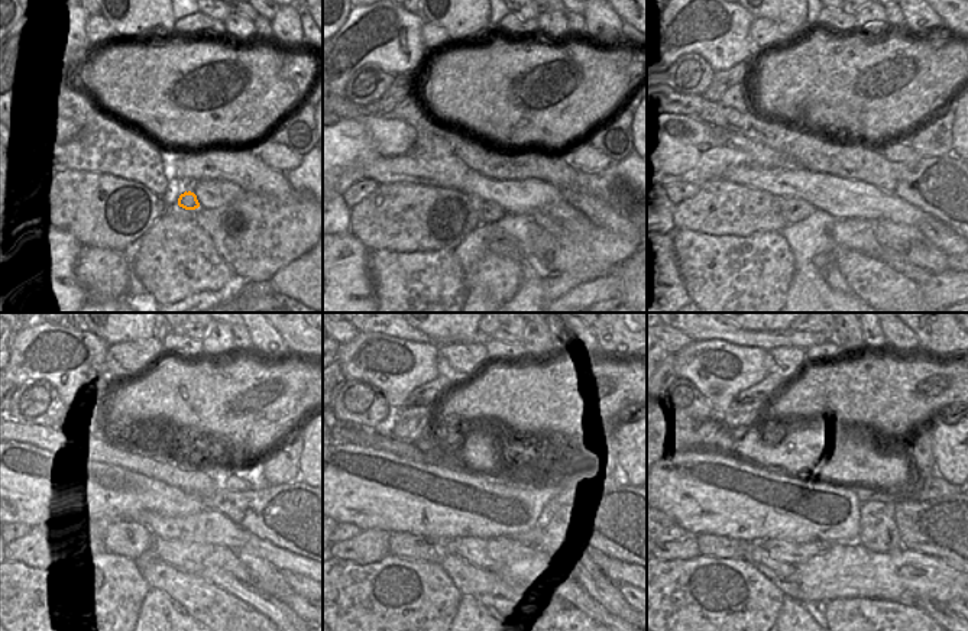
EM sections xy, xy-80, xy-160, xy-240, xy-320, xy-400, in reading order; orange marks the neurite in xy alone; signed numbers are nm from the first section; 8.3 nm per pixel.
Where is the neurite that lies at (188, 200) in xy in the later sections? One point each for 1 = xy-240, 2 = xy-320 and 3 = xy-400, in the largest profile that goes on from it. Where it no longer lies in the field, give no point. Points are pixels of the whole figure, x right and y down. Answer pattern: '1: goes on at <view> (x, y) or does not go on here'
1: goes on at xy-240 (129, 540)
2: goes on at xy-320 (408, 546)
3: goes on at xy-400 (711, 546)

